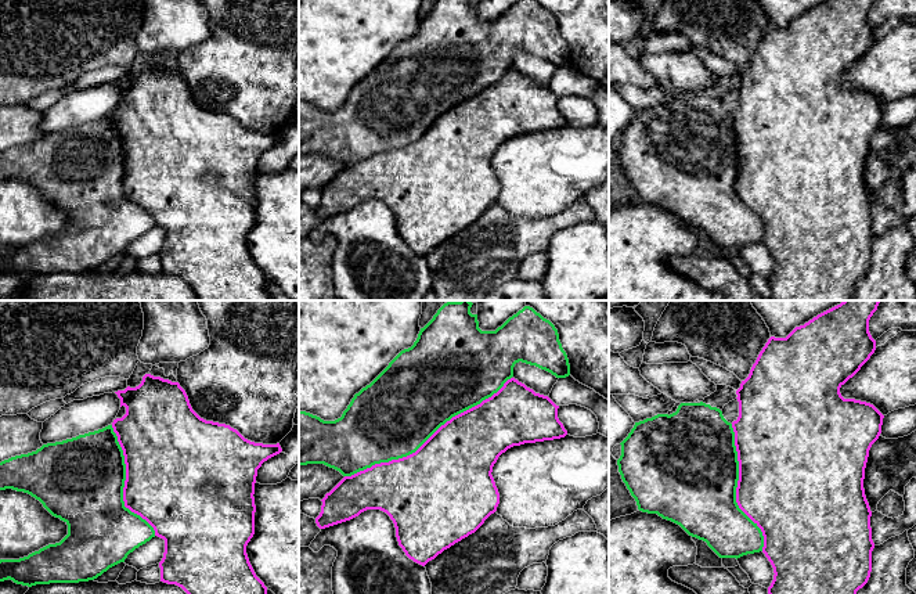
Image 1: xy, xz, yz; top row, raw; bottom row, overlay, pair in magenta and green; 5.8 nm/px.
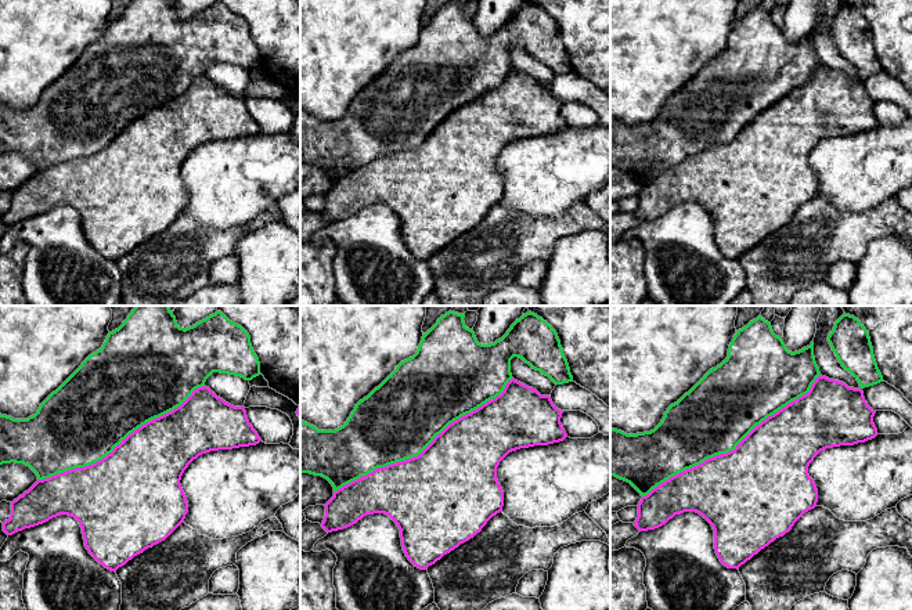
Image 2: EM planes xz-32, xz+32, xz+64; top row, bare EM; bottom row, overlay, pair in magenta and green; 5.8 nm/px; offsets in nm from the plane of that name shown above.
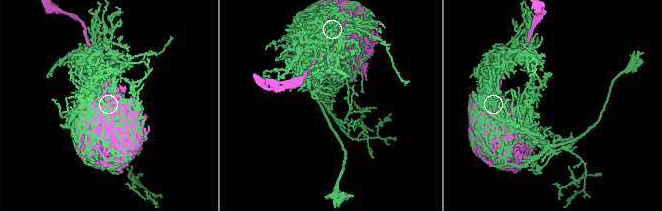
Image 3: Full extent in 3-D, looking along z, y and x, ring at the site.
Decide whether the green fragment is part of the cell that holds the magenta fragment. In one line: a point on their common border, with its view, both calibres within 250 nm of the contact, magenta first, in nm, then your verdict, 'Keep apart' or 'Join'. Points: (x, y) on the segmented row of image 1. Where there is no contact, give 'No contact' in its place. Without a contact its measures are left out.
Touches magenta at xz (429, 438). Thickness 480 nm (magenta) against 480 nm. Keep apart

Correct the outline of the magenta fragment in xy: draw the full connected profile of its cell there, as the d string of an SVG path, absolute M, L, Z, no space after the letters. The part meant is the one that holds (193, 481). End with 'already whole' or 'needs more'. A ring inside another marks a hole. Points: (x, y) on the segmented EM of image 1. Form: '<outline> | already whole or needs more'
M145 374L138 386L115 393L120 407L126 407L126 414L112 422L126 464L123 501L154 528L155 536L165 540L161 582L176 584L187 594L267 594L249 562L246 546L255 534L257 469L282 451L280 443L255 443L230 425L201 418L180 384L161 377Z | already whole

